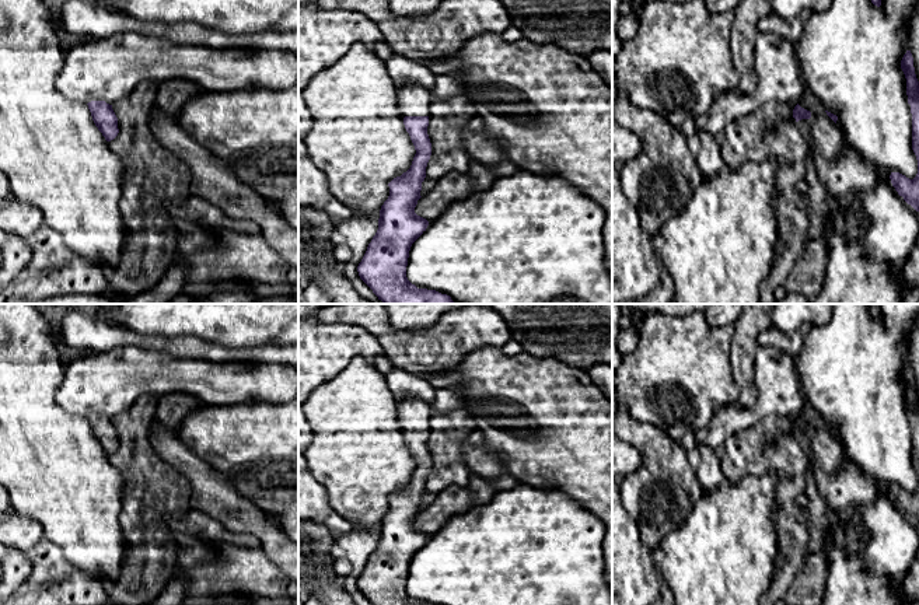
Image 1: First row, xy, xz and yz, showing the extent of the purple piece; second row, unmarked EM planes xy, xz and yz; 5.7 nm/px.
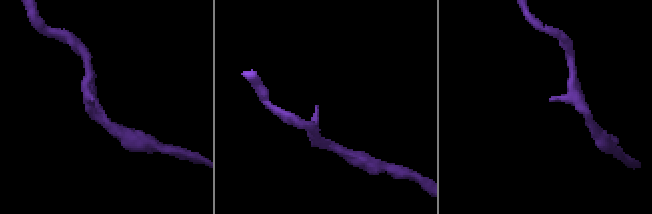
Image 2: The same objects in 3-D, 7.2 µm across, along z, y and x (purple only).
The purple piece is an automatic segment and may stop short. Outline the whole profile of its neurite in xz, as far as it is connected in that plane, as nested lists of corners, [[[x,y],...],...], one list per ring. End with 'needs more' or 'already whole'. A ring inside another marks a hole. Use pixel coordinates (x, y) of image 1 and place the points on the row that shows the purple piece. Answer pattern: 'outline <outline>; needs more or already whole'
outline [[[417,83],[396,88],[398,106],[416,154],[410,168],[394,178],[389,196],[380,210],[378,230],[357,266],[360,279],[384,304],[454,304],[450,295],[417,288],[406,277],[412,244],[426,231],[429,221],[415,213],[422,197],[422,182],[431,155],[427,134],[430,90]]]; needs more

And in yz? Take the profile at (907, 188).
outline [[[911,50],[904,55],[901,69],[906,78],[906,95],[912,113],[912,150],[918,160],[918,174],[913,179],[909,179],[899,172],[891,172],[890,179],[898,195],[919,211],[919,81],[915,74]]]; already whole

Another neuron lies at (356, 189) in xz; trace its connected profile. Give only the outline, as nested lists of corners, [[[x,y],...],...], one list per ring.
[[[357,42],[340,60],[310,80],[303,90],[303,98],[311,113],[311,129],[303,139],[308,157],[326,175],[331,192],[349,206],[353,214],[378,221],[381,206],[389,196],[388,183],[410,168],[416,154],[385,62],[363,42]]]

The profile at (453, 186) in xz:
[[[472,160],[467,172],[452,171],[438,179],[436,186],[417,200],[415,213],[430,223],[441,216],[450,203],[465,199],[475,192],[485,192],[495,181],[495,168]]]

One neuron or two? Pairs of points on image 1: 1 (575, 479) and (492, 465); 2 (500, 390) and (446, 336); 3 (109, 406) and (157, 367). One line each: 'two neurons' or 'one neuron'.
1: two neurons
2: two neurons
3: one neuron

